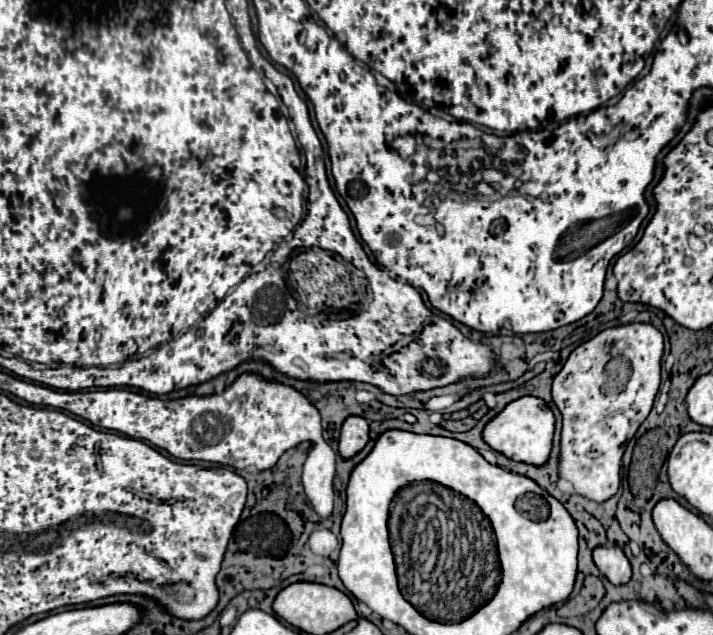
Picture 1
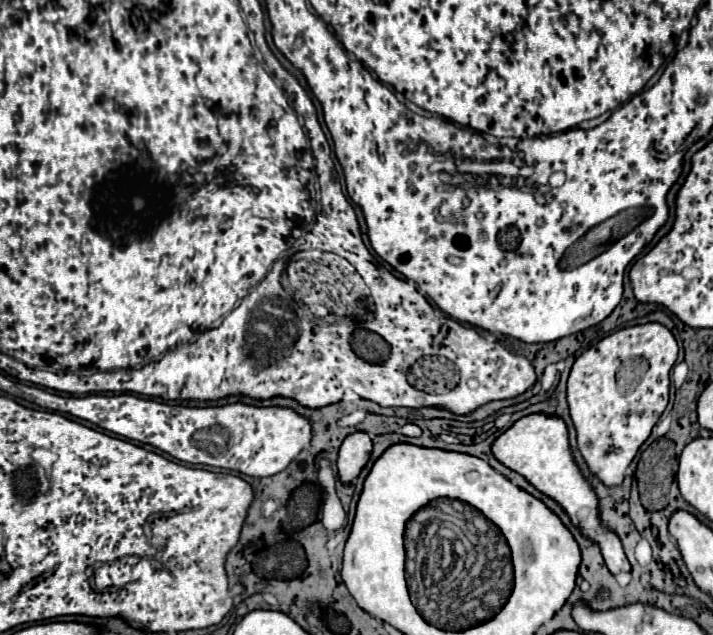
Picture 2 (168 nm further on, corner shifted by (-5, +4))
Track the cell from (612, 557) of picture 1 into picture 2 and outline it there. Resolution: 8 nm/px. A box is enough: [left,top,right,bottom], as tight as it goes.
[491,414,631,574]

